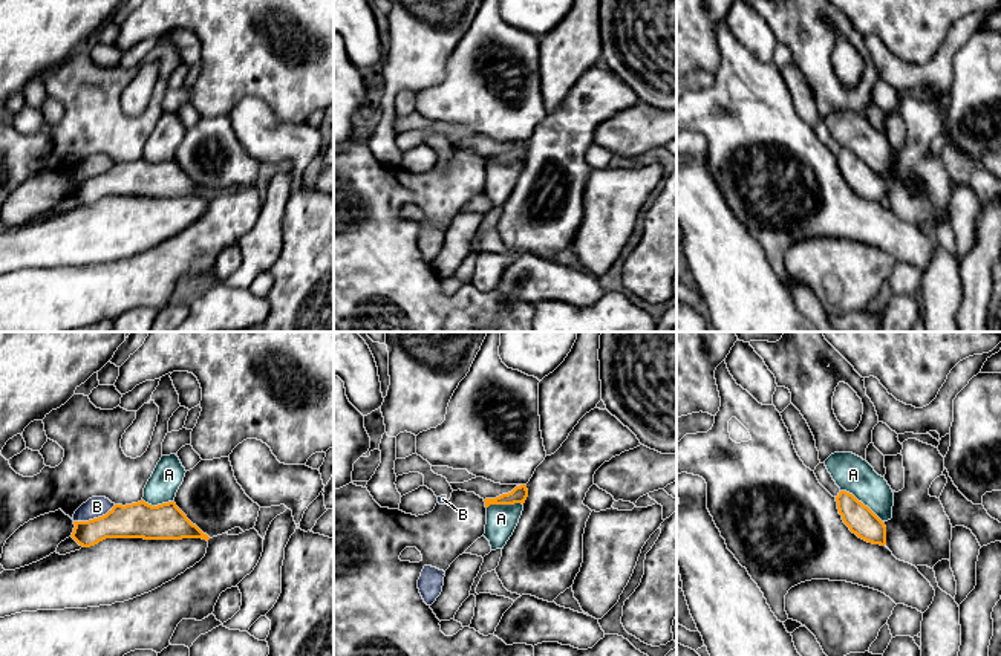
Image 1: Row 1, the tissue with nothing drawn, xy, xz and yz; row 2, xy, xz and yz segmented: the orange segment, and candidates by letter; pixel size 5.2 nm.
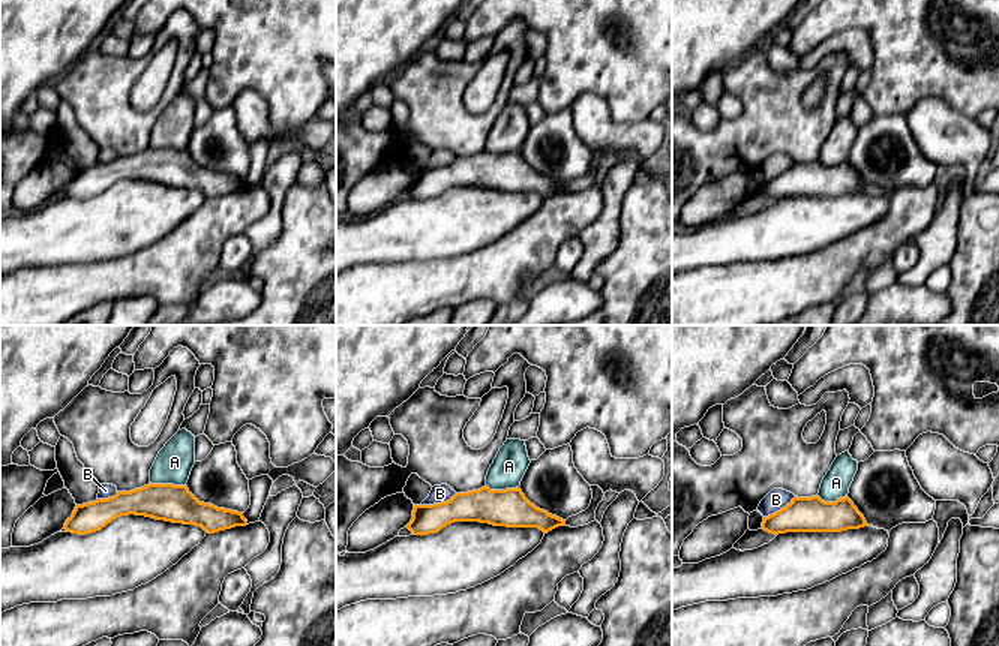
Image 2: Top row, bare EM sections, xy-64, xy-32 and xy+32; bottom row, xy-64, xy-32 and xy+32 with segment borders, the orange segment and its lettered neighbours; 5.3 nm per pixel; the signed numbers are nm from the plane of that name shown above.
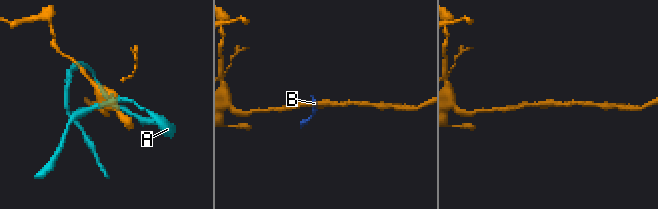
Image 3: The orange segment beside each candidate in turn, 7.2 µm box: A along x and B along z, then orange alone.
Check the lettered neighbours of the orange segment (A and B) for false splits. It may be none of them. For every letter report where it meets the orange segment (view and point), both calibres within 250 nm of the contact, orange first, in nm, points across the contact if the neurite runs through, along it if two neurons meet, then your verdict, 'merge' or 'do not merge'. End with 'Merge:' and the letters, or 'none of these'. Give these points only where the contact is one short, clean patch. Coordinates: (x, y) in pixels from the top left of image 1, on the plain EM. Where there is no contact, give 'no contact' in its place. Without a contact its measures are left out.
A: meets orange in yz at (860, 159); 150 nm thick on the orange side, 190 nm on the other; do not merge
B: meets orange in xy at (94, 176); 190 nm thick on the orange side, 110 nm on the other; border along xy (115, 162), (101, 173), (74, 179); do not merge
Merge: none of these

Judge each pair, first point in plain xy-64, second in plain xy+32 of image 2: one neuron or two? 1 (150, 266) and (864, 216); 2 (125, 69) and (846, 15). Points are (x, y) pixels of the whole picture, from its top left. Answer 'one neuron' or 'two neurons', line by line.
1: two neurons
2: two neurons

